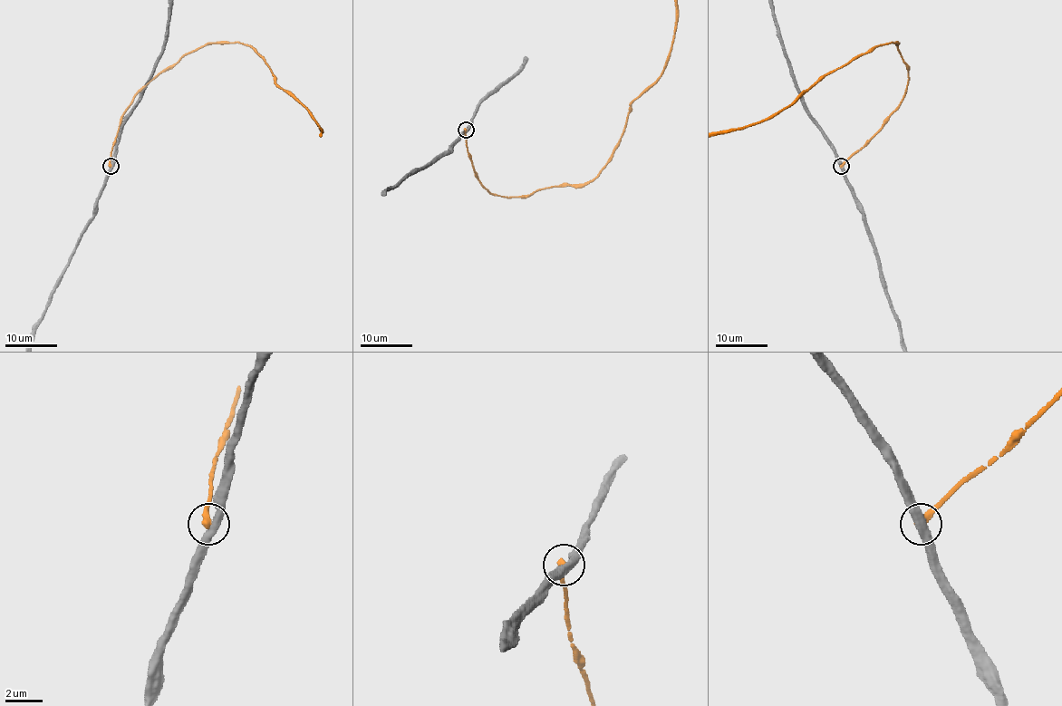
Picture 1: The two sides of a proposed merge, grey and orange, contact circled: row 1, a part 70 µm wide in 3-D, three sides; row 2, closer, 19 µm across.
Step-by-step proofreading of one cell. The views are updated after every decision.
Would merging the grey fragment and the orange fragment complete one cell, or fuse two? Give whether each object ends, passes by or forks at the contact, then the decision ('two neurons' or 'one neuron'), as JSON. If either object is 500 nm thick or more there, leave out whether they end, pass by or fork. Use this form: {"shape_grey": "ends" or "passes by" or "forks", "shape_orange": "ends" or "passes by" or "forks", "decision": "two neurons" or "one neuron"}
{"shape_grey": "passes by", "shape_orange": "ends", "decision": "two neurons"}

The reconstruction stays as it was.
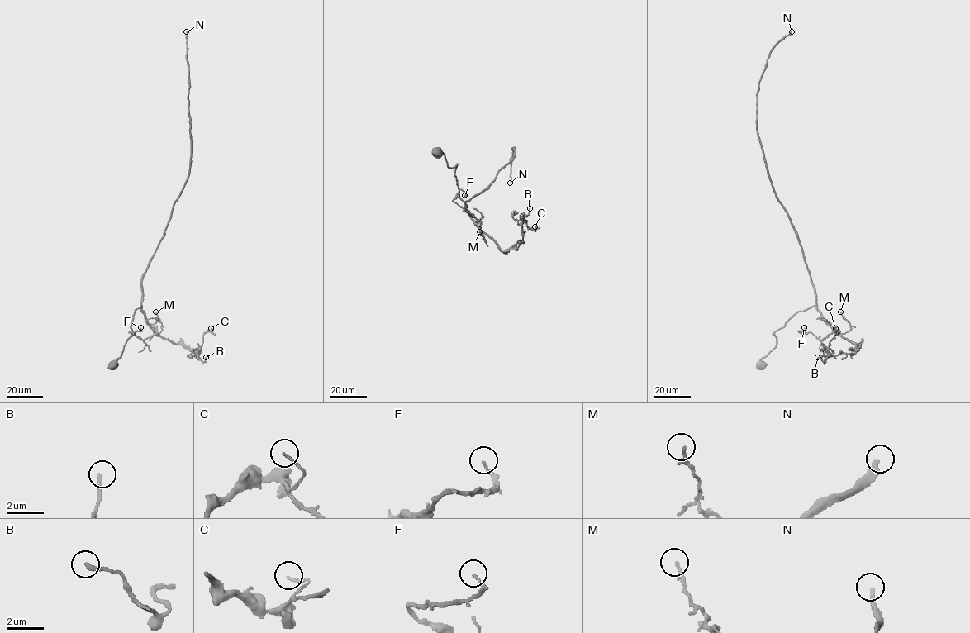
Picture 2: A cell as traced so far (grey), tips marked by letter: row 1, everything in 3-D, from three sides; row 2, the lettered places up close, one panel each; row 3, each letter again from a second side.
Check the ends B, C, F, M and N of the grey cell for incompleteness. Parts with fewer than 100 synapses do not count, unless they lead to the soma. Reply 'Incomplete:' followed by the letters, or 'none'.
Incomplete: N

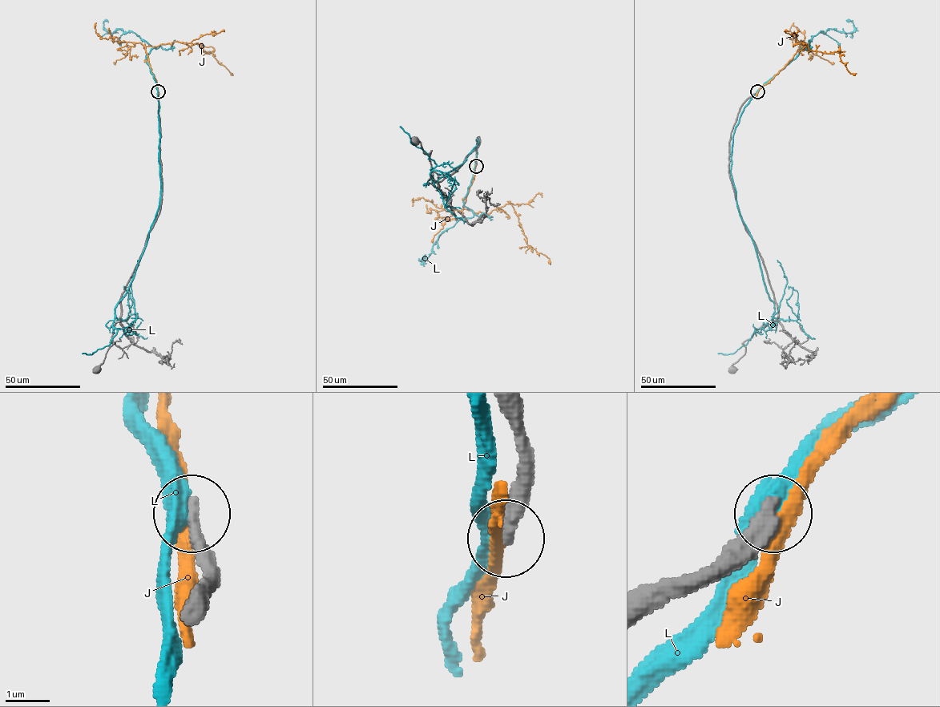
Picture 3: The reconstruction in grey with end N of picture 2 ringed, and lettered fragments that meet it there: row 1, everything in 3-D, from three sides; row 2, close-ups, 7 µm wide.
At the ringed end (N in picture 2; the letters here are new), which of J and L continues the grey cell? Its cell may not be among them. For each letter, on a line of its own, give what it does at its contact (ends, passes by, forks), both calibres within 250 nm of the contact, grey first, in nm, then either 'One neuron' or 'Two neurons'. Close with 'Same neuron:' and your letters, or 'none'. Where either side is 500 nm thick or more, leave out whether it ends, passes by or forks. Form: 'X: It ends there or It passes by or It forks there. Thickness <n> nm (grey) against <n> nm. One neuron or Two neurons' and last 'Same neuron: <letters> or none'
J: It passes by. Thickness 440 nm (grey) against 300 nm. Two neurons
L: It passes by. Thickness 400 nm (grey) against 480 nm. Two neurons
Same neuron: none

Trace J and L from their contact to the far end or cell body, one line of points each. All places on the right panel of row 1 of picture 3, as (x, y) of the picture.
J: (757, 91), (804, 46), (801, 41), (796, 43), (838, 52), (849, 72), (856, 73)
L: (757, 91), (735, 129), (731, 174), (773, 303), (772, 318), (762, 329), (787, 283), (777, 260)

